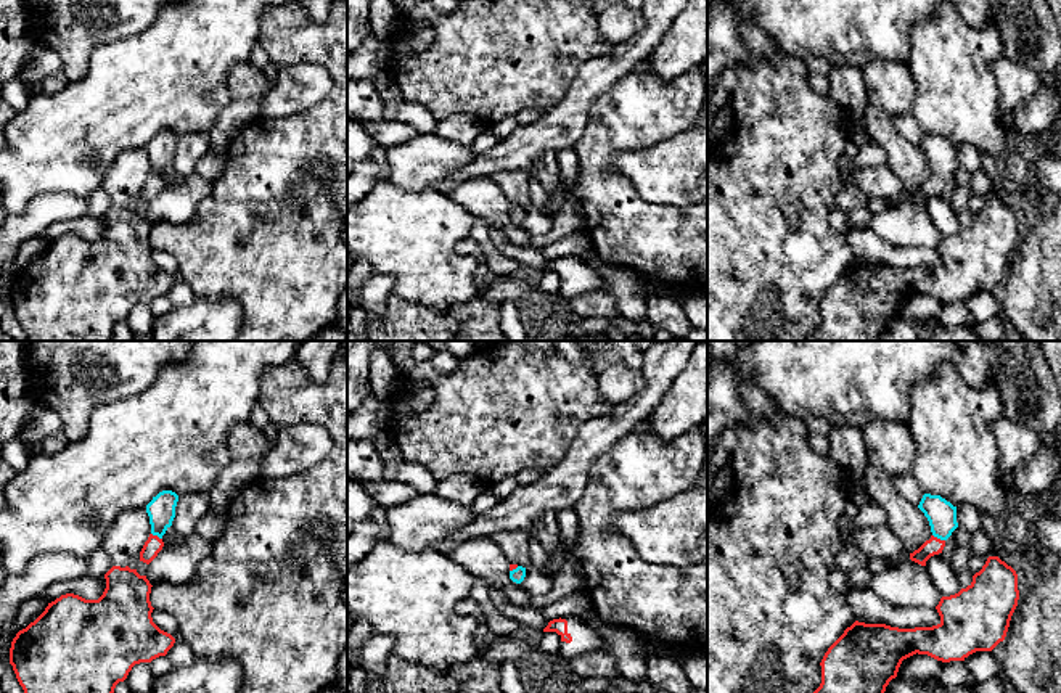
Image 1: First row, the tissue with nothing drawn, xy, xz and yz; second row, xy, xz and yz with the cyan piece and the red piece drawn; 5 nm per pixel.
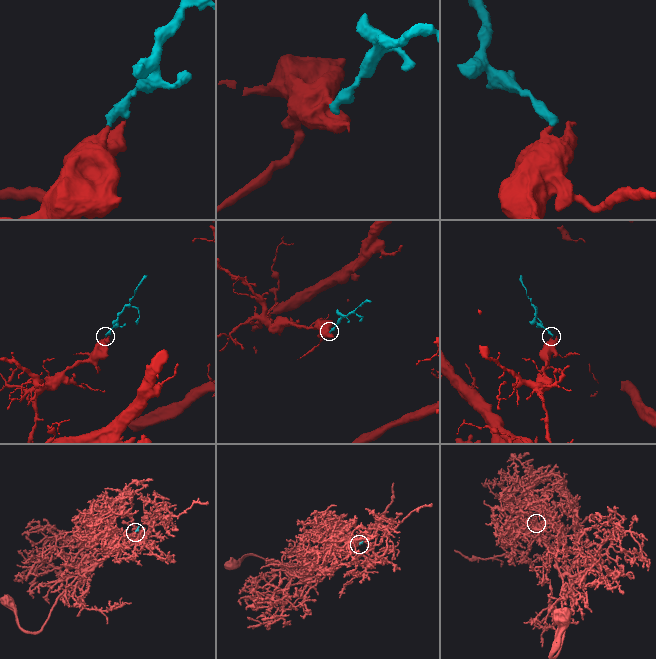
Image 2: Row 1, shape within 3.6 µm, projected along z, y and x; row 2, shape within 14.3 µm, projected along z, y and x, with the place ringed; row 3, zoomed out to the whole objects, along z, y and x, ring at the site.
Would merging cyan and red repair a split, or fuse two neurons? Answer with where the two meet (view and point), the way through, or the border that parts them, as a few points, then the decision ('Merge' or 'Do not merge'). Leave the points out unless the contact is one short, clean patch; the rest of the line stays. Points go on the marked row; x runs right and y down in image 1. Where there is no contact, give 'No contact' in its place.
Touches cyan at yz (939, 537). Path across: yz (942, 515), (939, 537), (934, 545). Merge

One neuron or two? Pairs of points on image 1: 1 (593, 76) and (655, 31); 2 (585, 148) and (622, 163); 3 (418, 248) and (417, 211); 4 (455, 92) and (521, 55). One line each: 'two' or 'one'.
1: one
2: two
3: one
4: one

